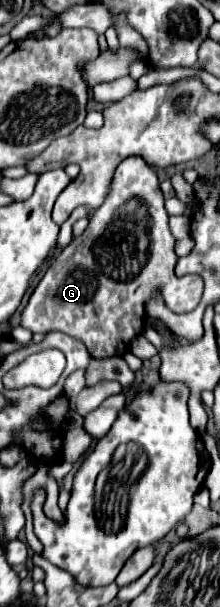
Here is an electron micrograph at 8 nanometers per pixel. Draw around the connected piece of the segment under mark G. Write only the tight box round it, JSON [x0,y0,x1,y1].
[21,156,203,358]

